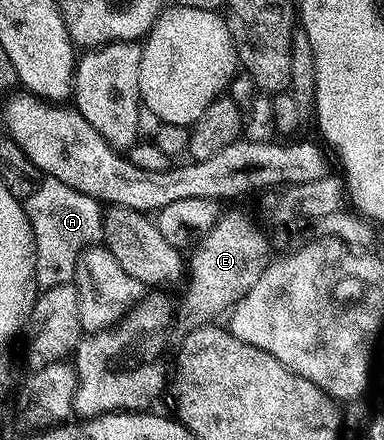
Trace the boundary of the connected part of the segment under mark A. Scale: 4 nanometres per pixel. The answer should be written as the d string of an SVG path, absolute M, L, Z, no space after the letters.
M44 177L40 186L22 203L30 219L36 248L36 287L43 291L75 282L81 257L104 239L104 214L101 202L58 183L58 179Z

